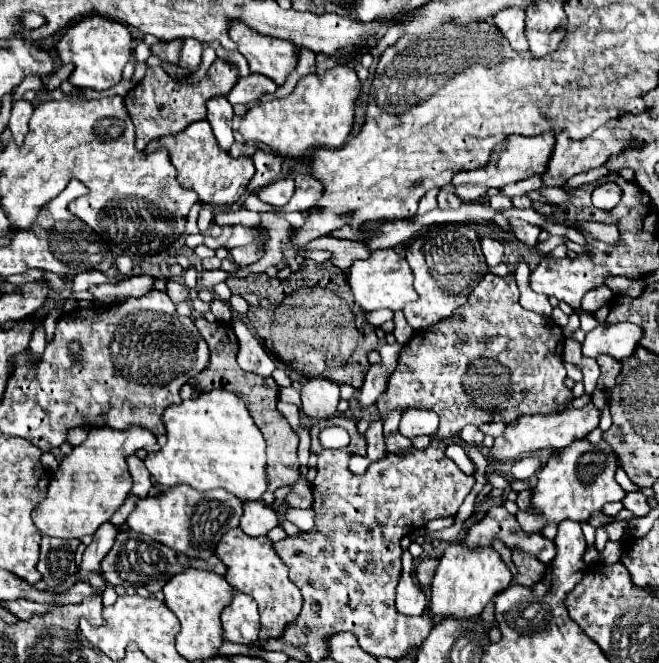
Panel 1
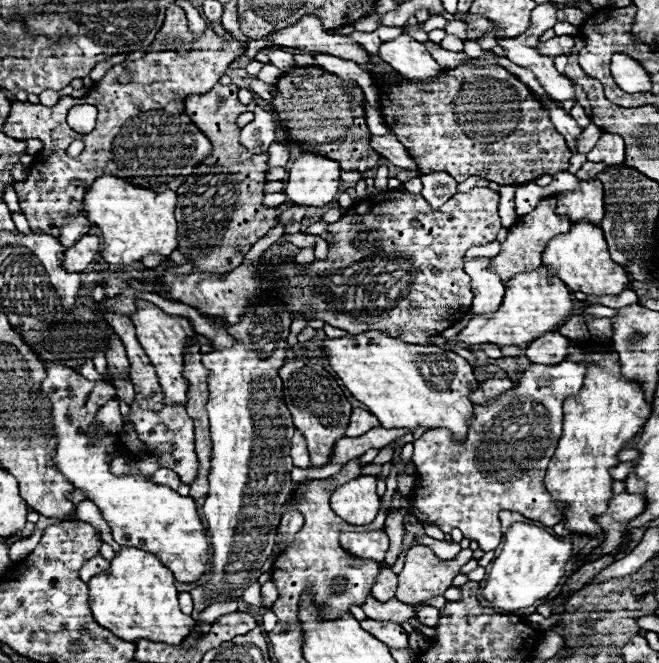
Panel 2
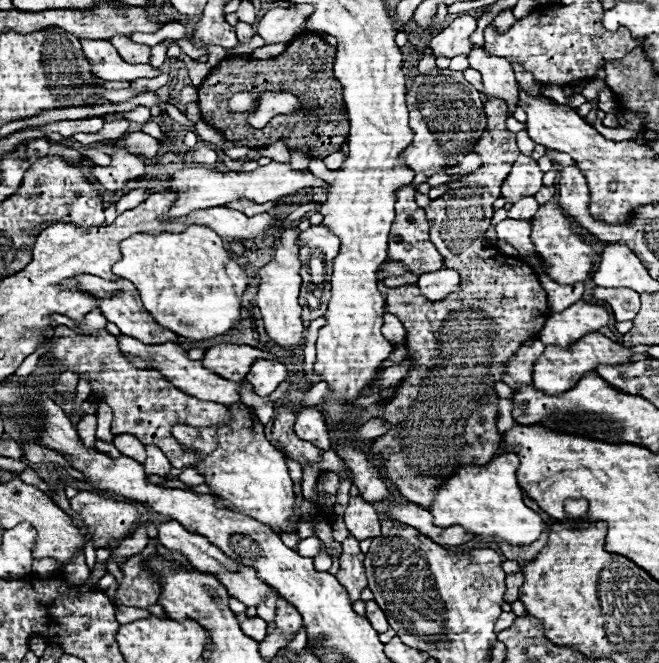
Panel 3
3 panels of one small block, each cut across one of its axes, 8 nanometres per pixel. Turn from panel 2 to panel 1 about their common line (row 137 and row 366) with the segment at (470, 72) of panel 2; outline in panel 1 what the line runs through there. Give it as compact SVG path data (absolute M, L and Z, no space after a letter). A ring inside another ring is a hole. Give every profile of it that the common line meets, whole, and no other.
M484 276L482 282L472 290L468 304L458 308L454 316L448 318L448 332L416 332L414 338L402 346L400 360L392 376L388 378L388 388L378 398L376 408L380 420L384 422L392 410L406 412L410 408L434 410L440 416L440 426L436 438L454 440L454 436L466 426L482 426L486 422L514 424L522 416L530 414L556 414L566 410L574 396L572 390L564 386L566 370L562 366L564 334L558 324L536 312L528 312L518 302L518 286L514 276ZM432 336L432 338L430 338ZM482 360L484 364L474 364ZM474 366L474 368L472 368Z

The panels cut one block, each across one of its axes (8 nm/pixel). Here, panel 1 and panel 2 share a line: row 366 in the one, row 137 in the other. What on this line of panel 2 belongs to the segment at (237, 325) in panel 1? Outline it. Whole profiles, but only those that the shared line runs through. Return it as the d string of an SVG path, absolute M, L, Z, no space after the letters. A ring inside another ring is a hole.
M256 106L254 110L256 118L254 122L246 124L240 132L240 142L242 146L246 146L250 152L260 154L266 152L268 146L274 142L276 138L276 120L271 112L262 110L260 106Z

